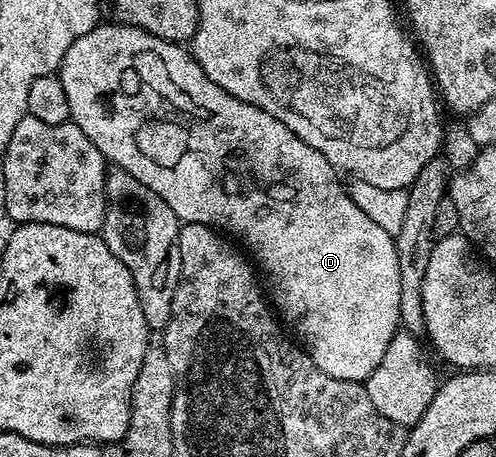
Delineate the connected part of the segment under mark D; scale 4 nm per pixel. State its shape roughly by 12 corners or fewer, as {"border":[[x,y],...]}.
{"border":[[97,23],[72,124],[239,242],[326,375],[367,381],[398,255],[322,151],[183,44]]}

